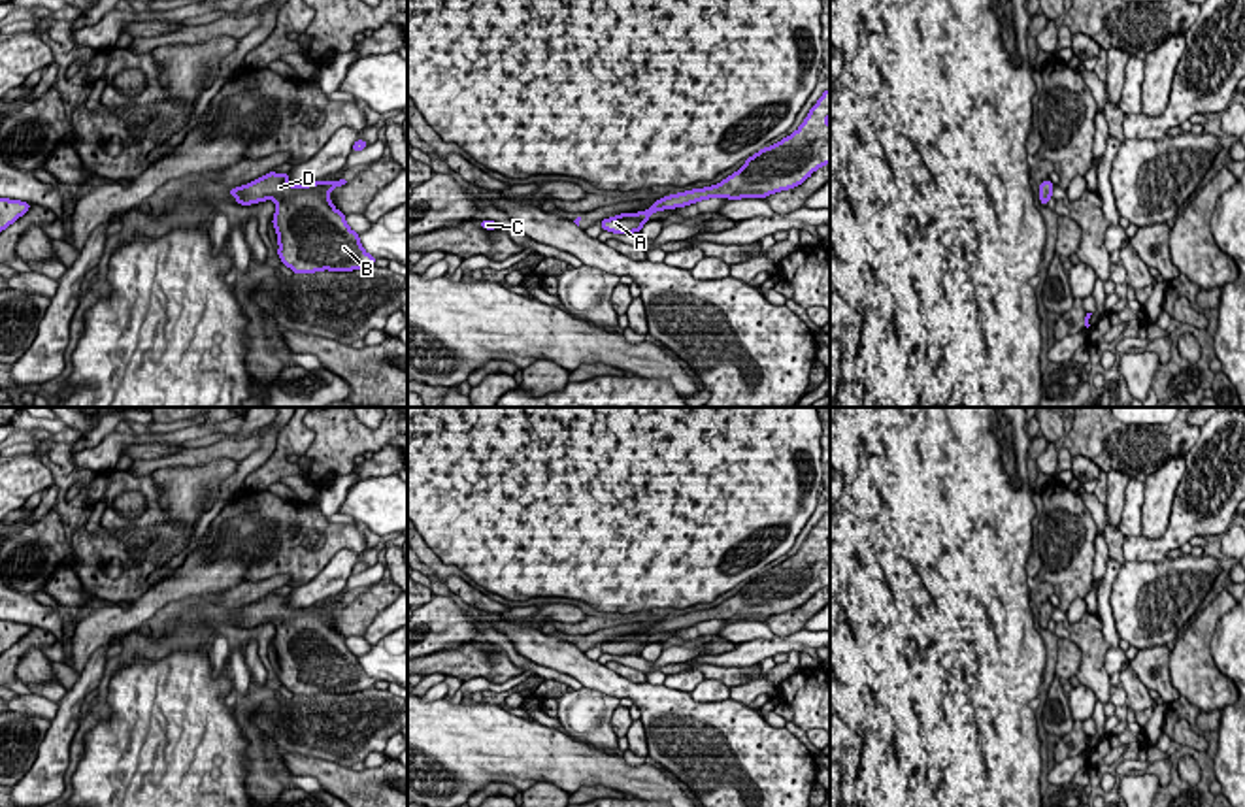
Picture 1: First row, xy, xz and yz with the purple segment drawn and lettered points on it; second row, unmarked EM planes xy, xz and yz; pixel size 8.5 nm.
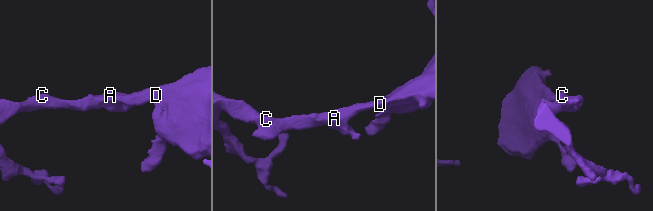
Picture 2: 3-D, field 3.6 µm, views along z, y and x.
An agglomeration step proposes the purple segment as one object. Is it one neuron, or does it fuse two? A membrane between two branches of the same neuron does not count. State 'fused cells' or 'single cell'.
single cell

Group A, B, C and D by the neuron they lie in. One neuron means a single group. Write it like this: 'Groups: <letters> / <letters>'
Groups: A B C D

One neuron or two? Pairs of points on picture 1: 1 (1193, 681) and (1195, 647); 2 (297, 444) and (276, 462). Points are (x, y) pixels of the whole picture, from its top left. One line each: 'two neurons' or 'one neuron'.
1: one neuron
2: one neuron

